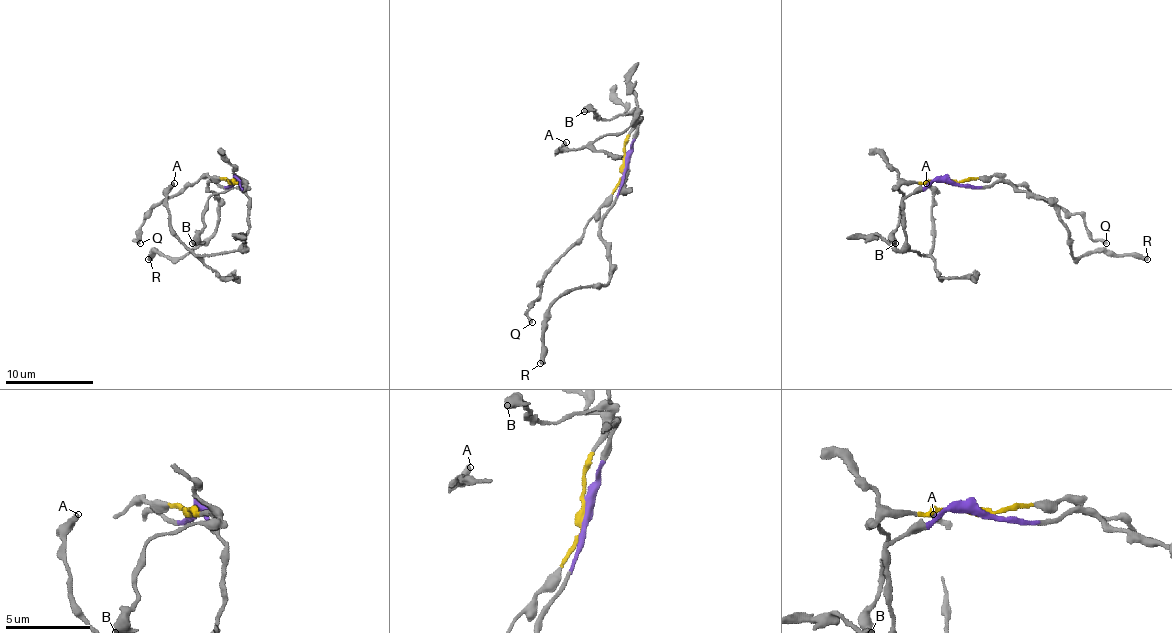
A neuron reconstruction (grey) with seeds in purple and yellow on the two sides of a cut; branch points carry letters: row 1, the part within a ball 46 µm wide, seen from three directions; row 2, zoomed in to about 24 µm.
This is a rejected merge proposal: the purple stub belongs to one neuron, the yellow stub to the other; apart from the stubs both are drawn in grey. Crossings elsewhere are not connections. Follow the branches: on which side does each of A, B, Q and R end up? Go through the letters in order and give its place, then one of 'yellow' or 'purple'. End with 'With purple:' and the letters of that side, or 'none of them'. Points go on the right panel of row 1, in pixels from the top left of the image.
A: place (926, 183); purple
B: place (895, 243); yellow
Q: place (1106, 243); yellow
R: place (1147, 259); purple
With purple: A, R

